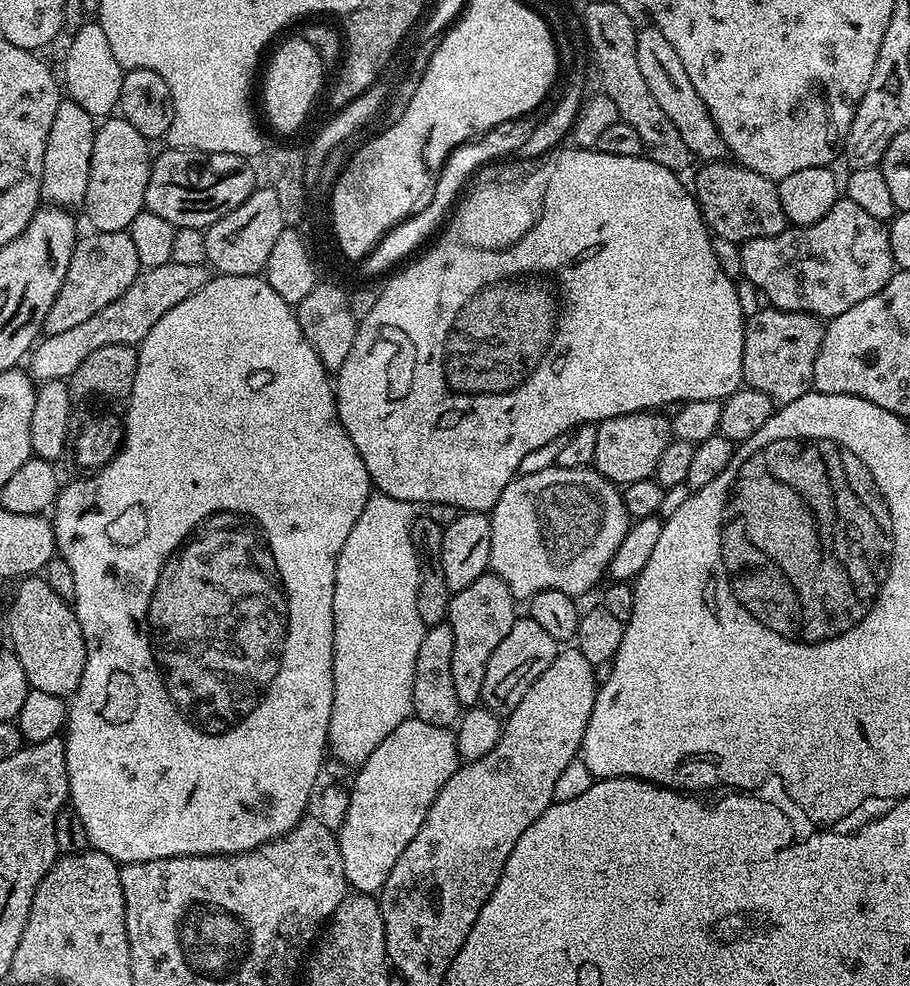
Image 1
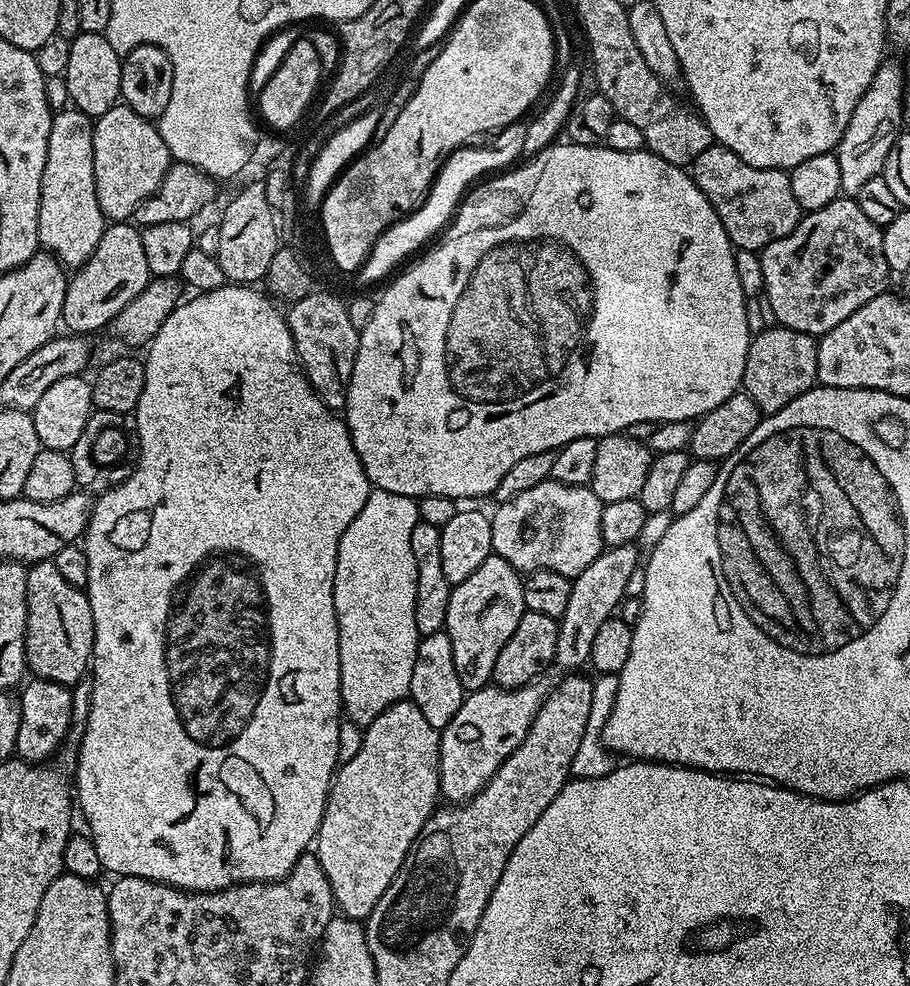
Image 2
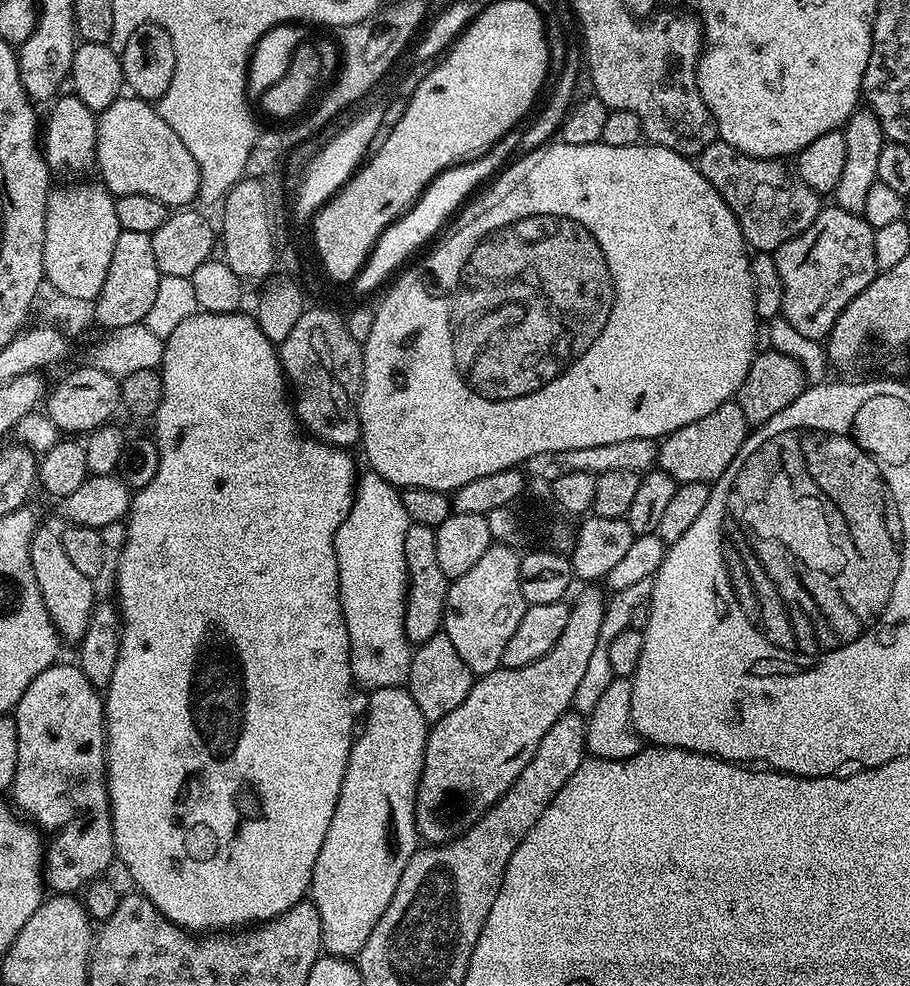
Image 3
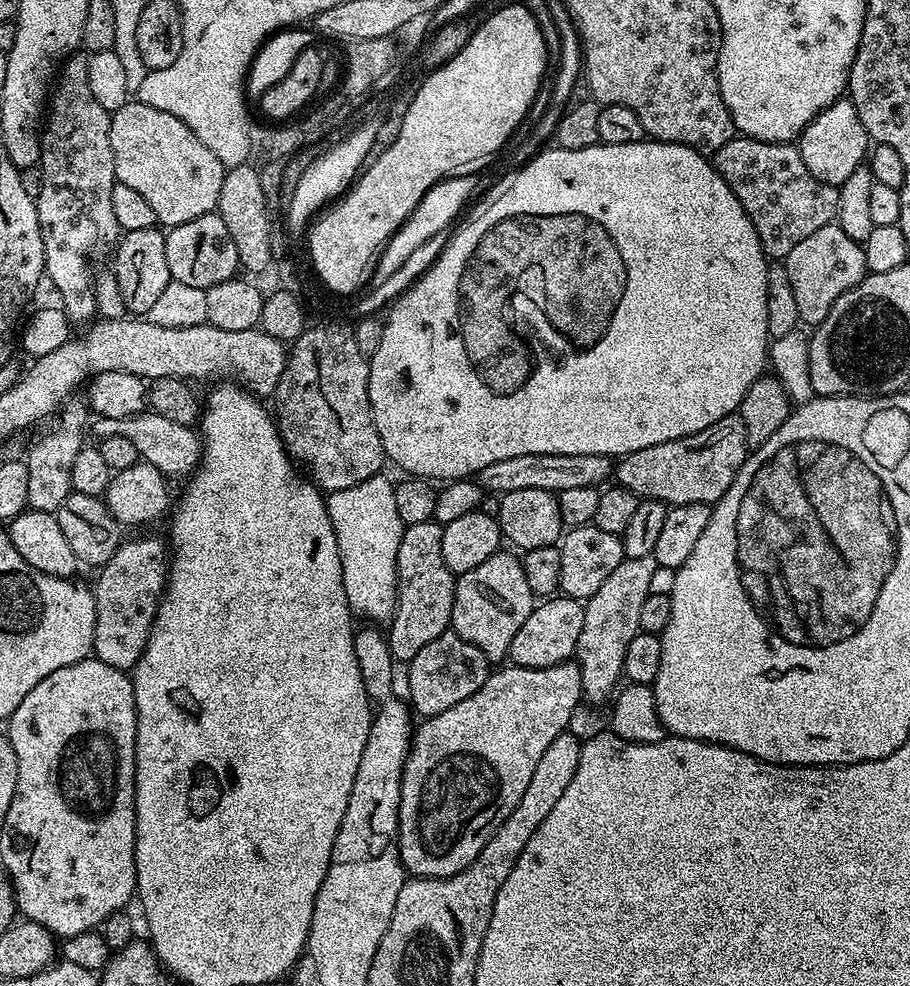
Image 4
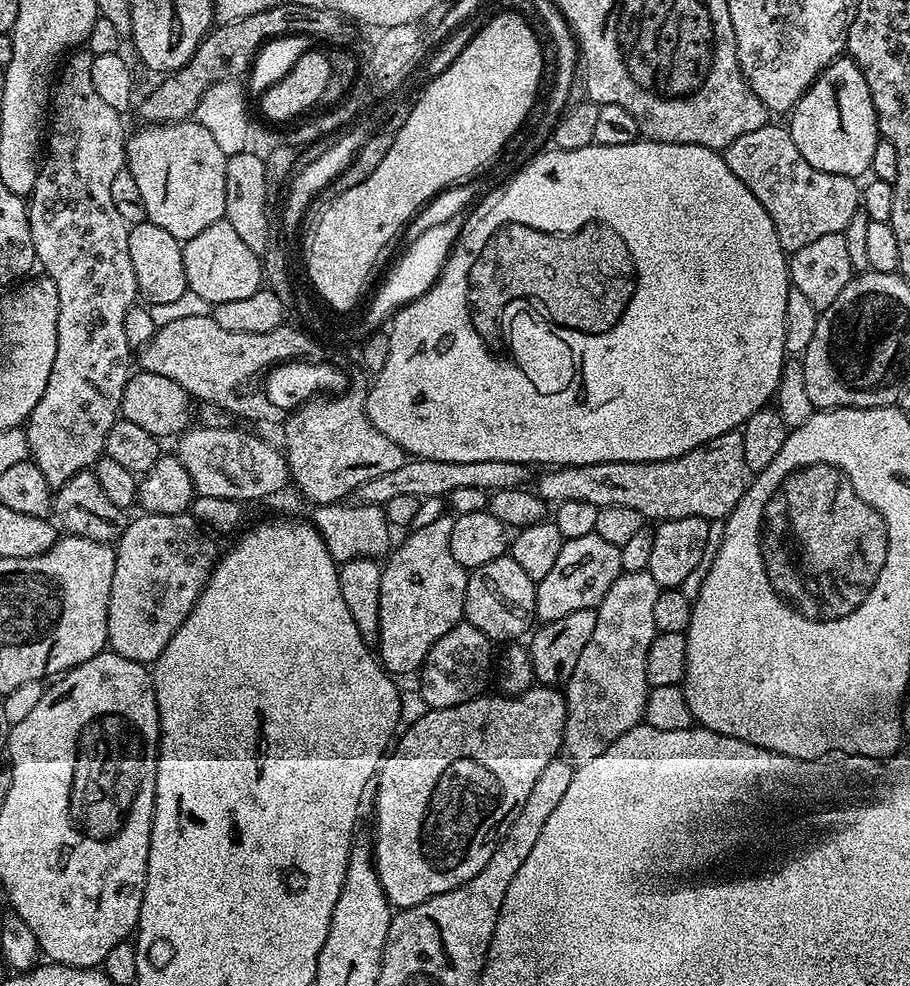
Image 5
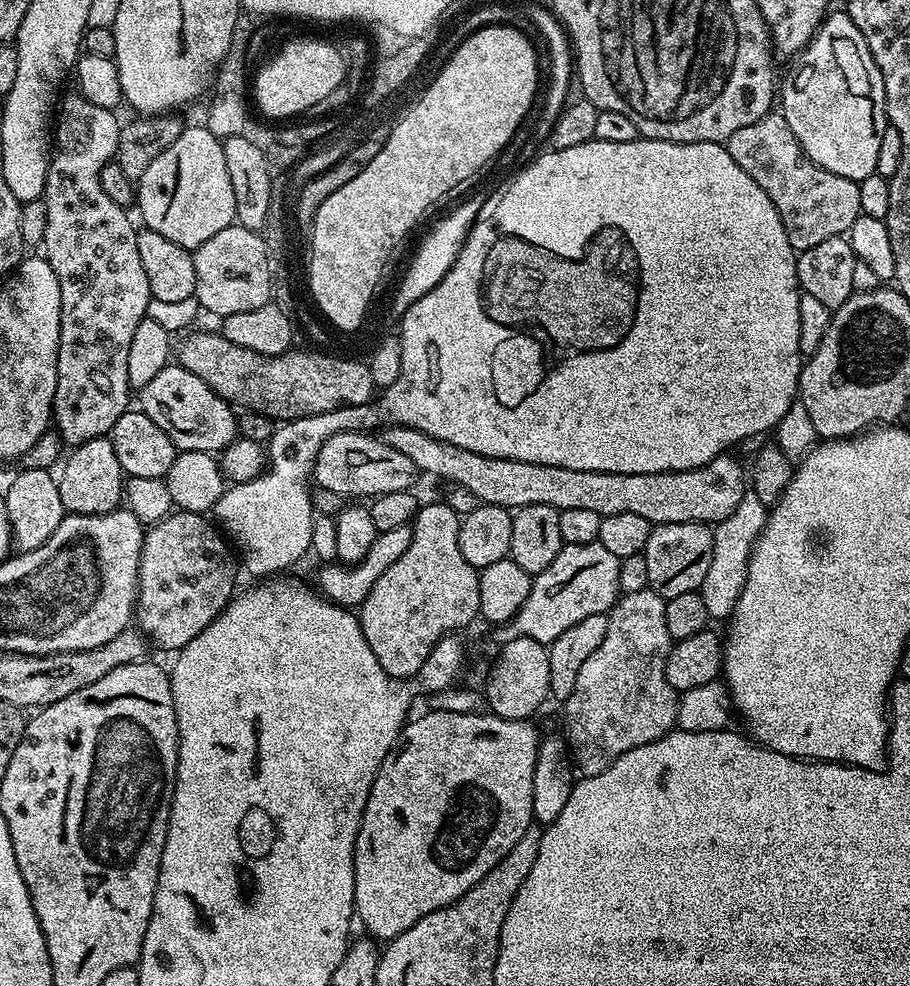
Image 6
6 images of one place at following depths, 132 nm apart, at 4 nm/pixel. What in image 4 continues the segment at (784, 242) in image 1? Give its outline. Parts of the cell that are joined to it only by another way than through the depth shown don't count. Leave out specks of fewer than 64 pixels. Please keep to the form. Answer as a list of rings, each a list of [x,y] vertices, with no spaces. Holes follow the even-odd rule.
[[[836,222],[822,226],[822,230],[814,230],[810,238],[802,238],[802,242],[790,250],[783,266],[794,290],[801,321],[809,326],[821,324],[826,314],[830,314],[830,306],[834,306],[846,290],[860,283],[869,273],[863,243],[850,238],[850,234],[846,234],[846,230],[842,230]]]

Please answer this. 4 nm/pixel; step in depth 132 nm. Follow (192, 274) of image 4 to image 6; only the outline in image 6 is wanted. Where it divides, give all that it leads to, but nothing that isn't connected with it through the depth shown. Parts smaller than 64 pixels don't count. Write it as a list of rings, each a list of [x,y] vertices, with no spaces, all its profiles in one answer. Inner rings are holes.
[[[233,222],[226,226],[226,230],[218,230],[214,238],[206,238],[202,246],[195,248],[192,261],[196,279],[195,298],[205,313],[213,312],[216,318],[223,318],[238,314],[238,310],[258,310],[258,306],[273,299],[267,246],[260,232]]]

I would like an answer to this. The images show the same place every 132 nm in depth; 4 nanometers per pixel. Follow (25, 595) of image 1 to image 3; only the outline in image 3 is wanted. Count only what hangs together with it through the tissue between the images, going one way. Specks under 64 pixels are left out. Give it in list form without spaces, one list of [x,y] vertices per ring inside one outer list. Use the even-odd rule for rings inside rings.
[[[37,527],[30,542],[30,562],[34,566],[34,578],[38,582],[38,590],[42,590],[42,602],[46,602],[46,610],[54,622],[61,641],[79,642],[87,632],[92,609],[98,597],[92,589],[93,581],[90,577],[81,574],[70,563],[70,557],[62,547],[60,532],[57,529],[44,527]]]

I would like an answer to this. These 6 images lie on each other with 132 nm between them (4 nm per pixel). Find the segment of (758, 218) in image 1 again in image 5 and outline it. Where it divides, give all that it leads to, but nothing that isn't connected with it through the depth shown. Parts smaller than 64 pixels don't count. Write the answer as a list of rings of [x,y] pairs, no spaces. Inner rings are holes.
[[[775,122],[750,130],[750,134],[742,134],[742,138],[734,138],[722,155],[726,166],[734,170],[734,178],[738,178],[738,182],[762,202],[762,210],[770,214],[770,222],[774,222],[774,230],[778,230],[778,242],[782,242],[785,253],[802,250],[802,246],[825,234],[843,233],[850,226],[850,218],[861,211],[861,185],[850,176],[814,170],[814,166],[802,158],[798,146],[794,146],[787,127],[780,125],[779,128]]]

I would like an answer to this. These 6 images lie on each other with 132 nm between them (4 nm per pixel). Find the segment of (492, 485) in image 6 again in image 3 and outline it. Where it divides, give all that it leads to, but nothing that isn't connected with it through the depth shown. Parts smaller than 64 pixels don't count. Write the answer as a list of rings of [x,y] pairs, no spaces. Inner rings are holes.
[[[729,402],[718,406],[706,418],[698,418],[698,422],[690,422],[690,426],[682,426],[682,430],[674,430],[669,436],[659,441],[656,450],[656,464],[659,471],[665,472],[676,480],[677,485],[690,482],[702,482],[711,485],[734,462],[734,454],[742,450],[750,431],[746,414],[742,414],[742,406],[738,402]]]

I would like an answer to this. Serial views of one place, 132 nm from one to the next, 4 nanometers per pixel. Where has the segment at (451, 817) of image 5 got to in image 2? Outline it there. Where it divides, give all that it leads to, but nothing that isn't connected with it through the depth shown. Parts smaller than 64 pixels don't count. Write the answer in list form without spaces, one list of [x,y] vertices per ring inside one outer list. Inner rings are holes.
[[[635,543],[617,548],[605,548],[582,574],[572,580],[570,599],[566,605],[566,614],[562,614],[558,621],[558,646],[556,647],[555,667],[561,668],[561,673],[568,674],[573,670],[585,667],[591,658],[591,647],[602,622],[606,622],[619,609],[620,603],[626,596],[626,582],[630,574],[638,566],[636,560],[638,548]],[[533,682],[521,688],[489,686],[465,695],[458,714],[450,718],[440,733],[440,794],[445,801],[463,802],[478,795],[498,766],[522,746],[550,691],[549,685],[540,683]]]

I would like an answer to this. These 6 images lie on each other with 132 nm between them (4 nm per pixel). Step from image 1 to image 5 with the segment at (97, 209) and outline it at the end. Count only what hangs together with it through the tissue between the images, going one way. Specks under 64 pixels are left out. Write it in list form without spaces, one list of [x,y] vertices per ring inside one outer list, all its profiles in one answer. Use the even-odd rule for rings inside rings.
[[[192,118],[179,124],[157,124],[141,129],[127,137],[126,170],[134,174],[148,219],[181,242],[224,219],[228,157],[218,150],[218,142],[214,142],[210,130]]]

